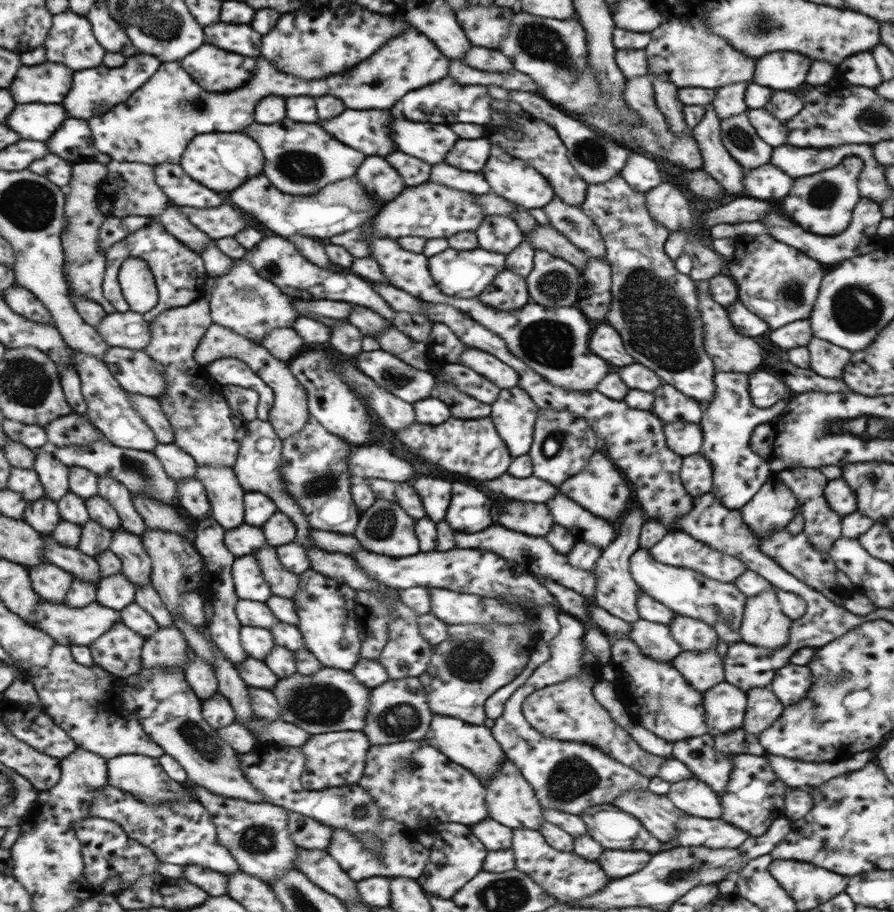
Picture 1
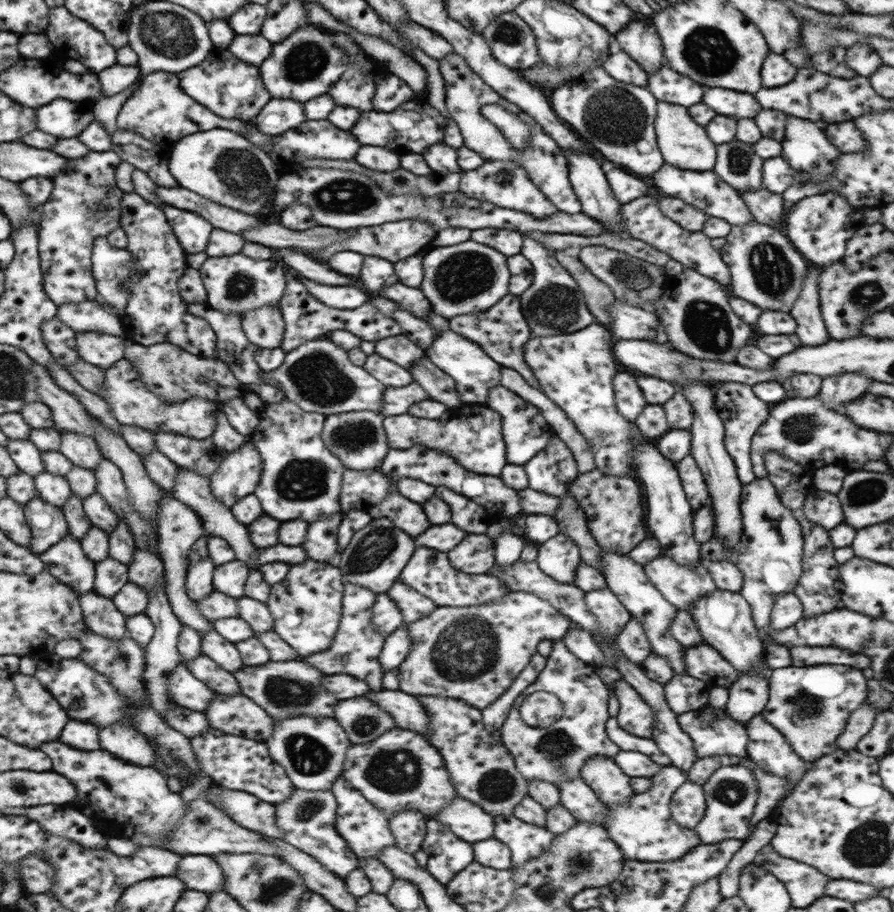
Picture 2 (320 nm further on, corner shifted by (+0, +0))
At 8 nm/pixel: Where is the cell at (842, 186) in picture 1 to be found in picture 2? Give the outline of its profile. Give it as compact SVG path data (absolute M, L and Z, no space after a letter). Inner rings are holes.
M838 191L809 195L785 213L786 236L811 264L822 268L841 260L849 238L865 224L864 209L852 206Z

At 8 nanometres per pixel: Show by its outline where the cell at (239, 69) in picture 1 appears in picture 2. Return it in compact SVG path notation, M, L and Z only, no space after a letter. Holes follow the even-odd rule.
M216 48L204 62L200 62L200 65L184 70L177 76L182 90L190 98L194 98L196 102L200 102L202 106L206 106L208 110L212 110L214 114L218 114L222 118L250 120L272 98L268 94L268 90L262 86L262 78L260 78L258 68L250 66L246 62L240 62L228 50Z

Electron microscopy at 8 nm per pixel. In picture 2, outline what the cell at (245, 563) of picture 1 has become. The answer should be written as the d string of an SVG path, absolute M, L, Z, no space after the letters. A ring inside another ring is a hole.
M238 560L220 566L216 565L212 577L214 591L236 599L244 597L244 583L251 570L244 562Z

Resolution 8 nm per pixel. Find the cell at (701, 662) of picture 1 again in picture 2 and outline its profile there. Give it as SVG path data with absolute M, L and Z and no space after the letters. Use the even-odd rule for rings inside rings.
M675 674L663 687L670 710L679 715L706 705L711 685L688 674Z

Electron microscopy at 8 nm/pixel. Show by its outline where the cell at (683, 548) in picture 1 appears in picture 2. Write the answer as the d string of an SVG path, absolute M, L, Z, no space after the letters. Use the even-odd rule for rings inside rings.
M661 554L643 570L662 596L679 610L688 610L701 596L717 589L705 563L688 569Z

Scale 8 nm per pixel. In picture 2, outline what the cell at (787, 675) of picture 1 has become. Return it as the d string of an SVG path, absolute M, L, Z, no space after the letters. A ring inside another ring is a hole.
M787 666L772 669L769 674L769 699L761 715L766 722L772 723L772 726L784 735L792 750L802 760L806 760L806 763L814 763L815 760L839 749L836 740L844 732L848 716L865 702L869 685L867 671L860 672L850 666L806 666L806 668Z

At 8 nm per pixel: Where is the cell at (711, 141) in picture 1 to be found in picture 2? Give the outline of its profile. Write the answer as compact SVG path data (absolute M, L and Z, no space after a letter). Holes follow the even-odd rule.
M762 188L760 190L746 190L743 192L742 198L758 223L771 226L774 229L782 226L786 208L781 194Z

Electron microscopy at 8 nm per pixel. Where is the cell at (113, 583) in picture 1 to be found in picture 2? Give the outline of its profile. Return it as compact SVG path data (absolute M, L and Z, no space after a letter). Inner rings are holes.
M109 557L96 563L94 591L111 600L129 582L127 574L127 566L114 558Z

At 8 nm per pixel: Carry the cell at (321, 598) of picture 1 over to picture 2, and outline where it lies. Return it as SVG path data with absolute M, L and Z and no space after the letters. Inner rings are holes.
M306 559L290 565L284 580L271 585L267 607L274 619L273 632L287 642L300 657L329 649L339 630L345 583L336 564Z

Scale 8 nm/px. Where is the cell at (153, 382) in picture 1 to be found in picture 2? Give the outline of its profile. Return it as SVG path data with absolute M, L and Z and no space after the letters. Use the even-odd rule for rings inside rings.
M98 331L77 332L76 344L82 360L101 368L110 368L125 355L127 341Z

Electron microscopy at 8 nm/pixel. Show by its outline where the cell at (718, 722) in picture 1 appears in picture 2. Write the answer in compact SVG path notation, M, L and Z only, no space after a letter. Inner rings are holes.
M706 704L699 709L677 715L680 728L693 740L697 758L708 758L716 755L734 755L747 757L748 735L742 722L736 722L727 715L727 711L716 709Z

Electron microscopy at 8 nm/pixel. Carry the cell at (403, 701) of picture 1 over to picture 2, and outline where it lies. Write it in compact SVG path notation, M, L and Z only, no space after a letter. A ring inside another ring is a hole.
M365 695L338 701L334 719L346 731L352 745L364 744L398 727L393 716Z

